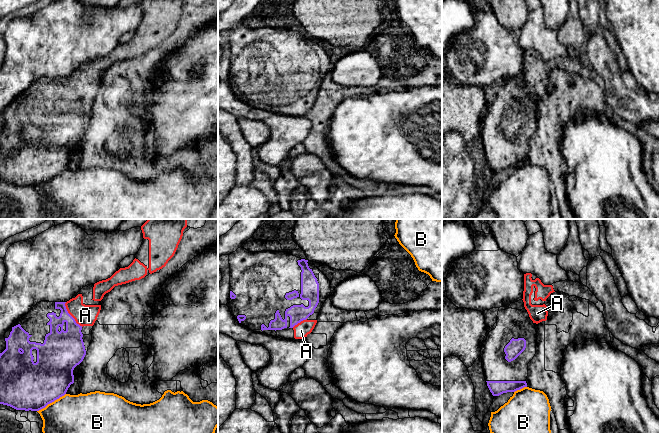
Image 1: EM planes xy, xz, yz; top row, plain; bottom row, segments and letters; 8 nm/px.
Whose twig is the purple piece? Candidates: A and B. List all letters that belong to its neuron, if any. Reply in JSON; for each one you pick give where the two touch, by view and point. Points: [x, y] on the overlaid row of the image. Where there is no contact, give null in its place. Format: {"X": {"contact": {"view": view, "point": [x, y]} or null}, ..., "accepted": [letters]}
{"A": {"contact": {"view": "xy", "point": [70, 315]}}, "accepted": ["A"]}

